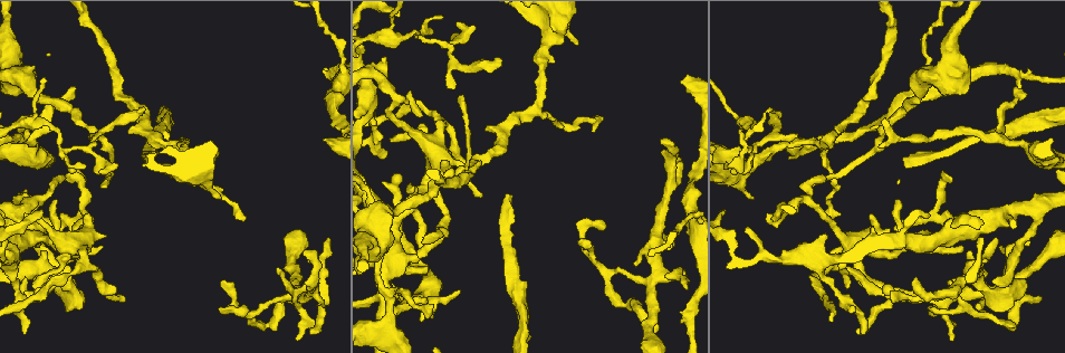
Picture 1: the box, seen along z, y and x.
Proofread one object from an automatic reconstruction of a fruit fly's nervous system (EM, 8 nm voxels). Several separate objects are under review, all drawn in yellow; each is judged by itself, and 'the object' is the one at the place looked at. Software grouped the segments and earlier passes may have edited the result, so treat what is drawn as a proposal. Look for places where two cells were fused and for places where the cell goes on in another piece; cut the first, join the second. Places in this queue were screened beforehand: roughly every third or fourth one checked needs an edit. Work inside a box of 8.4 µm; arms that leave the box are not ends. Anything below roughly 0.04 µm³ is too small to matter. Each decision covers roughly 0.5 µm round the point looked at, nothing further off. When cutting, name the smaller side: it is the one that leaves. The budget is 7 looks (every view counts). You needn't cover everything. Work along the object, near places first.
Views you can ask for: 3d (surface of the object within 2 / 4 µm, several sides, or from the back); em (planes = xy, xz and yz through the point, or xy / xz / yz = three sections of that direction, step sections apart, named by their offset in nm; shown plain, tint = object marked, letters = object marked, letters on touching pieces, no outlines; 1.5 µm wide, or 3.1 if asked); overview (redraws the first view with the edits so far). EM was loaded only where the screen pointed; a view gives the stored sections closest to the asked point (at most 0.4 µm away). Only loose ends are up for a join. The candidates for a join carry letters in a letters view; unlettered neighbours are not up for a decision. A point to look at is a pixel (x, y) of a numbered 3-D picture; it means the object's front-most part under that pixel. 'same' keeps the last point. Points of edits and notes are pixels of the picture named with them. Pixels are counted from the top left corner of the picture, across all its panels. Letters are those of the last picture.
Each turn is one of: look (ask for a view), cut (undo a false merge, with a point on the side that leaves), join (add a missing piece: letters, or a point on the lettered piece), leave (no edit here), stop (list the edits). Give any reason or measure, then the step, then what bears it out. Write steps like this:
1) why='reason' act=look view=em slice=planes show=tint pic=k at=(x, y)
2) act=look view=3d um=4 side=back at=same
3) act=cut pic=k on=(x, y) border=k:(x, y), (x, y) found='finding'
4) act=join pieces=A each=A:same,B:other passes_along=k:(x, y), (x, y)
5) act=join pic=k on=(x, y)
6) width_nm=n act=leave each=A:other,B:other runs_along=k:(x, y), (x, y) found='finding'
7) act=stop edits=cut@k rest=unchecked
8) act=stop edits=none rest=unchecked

act=look view=em slice=xy step=4 show=letters pic=1 at=(734, 171)

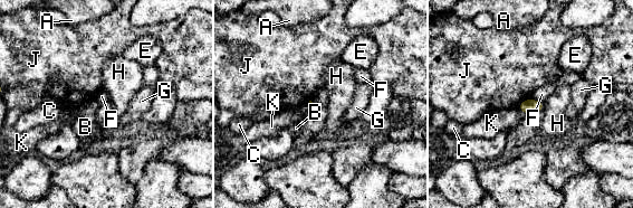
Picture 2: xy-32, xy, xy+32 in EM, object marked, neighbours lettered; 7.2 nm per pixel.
act=leave each=A:other,B:other,C:other,E:other,F:other,G:other,H:other,J:other,K:other border=2:(530, 97), (543, 103) found='no lettered piece goes on from it'

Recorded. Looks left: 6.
why='tapers out' act=look view=em slice=planes show=letters pic=1 at=(769, 111)

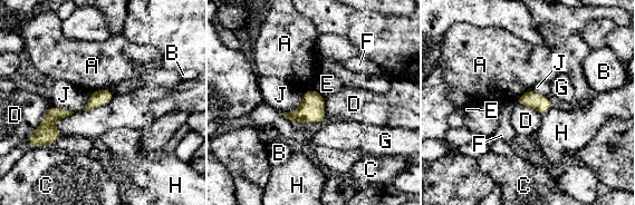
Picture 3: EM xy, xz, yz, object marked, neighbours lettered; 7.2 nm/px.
width_nm=120 act=leave each=A:other,B:other,C:other,D:other,E:other,F:other,G:other,H:other,J:other border=3:(114, 95), (105, 105), (83, 110) found='no lettered piece goes on from it'

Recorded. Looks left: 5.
why='thin end' act=look view=em slice=xz step=8 show=letters pic=1 at=(1016, 87)

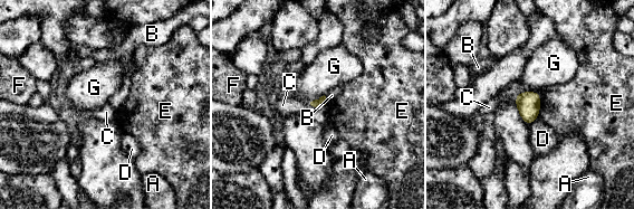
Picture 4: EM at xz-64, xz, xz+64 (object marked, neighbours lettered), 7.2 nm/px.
act=leave each=A:other,B:other,C:other,D:other,E:other,F:other,G:other border=4:(309, 103), (316, 107), (325, 104) found='no lettered piece goes on from it'

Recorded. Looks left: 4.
act=stop edits=none rest=unchecked

